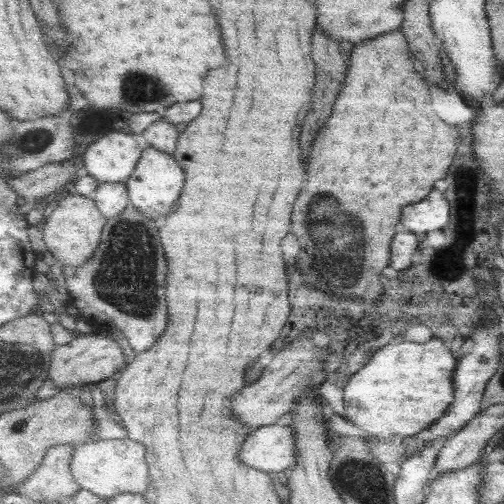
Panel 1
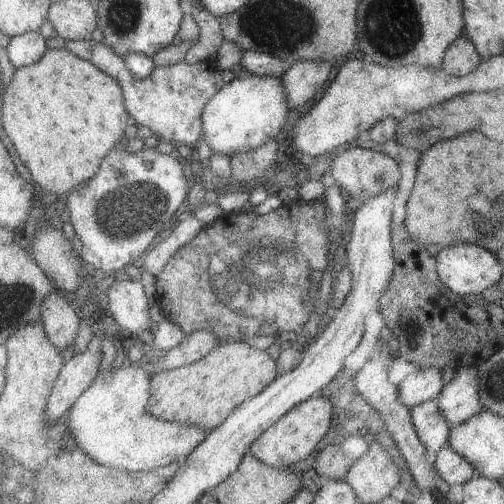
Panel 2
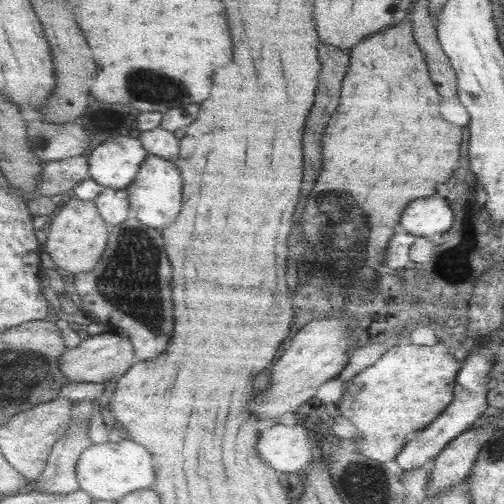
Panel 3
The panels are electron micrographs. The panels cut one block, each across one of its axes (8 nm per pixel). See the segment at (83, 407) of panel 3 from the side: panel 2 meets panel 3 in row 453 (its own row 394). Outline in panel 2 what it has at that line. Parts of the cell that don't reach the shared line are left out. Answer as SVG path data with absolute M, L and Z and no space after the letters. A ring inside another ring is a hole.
M95 334L93 340L75 356L65 358L63 368L51 388L45 406L45 418L49 422L57 420L75 404L75 400L91 388L93 380L99 378L99 362L101 362L101 334Z

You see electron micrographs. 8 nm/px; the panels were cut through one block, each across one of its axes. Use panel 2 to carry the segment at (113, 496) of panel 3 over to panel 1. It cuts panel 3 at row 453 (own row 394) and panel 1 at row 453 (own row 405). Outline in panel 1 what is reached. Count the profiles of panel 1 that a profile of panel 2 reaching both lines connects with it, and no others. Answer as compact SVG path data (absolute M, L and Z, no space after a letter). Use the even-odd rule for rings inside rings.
M127 438L121 440L99 440L99 442L85 442L75 446L71 456L71 476L81 490L87 490L103 500L113 500L121 494L143 494L149 486L147 482L147 448L131 442Z

